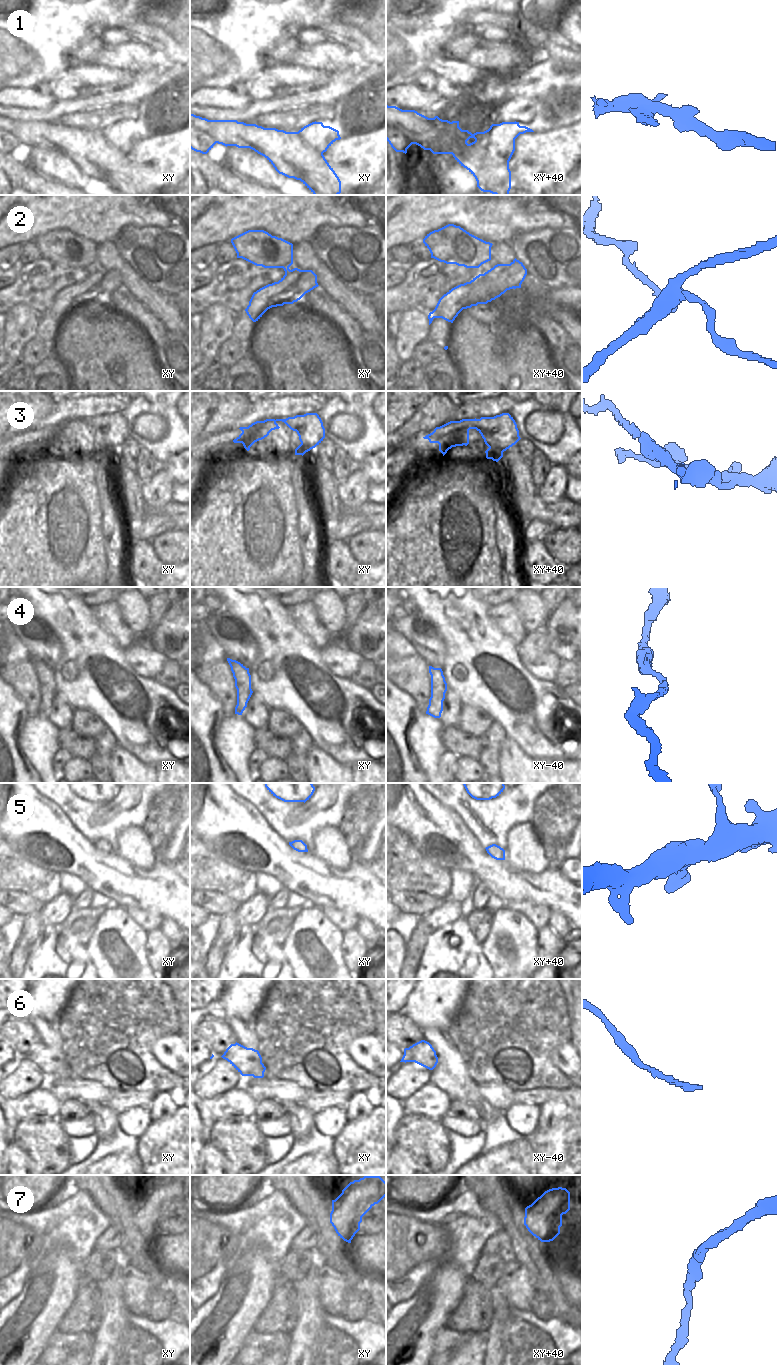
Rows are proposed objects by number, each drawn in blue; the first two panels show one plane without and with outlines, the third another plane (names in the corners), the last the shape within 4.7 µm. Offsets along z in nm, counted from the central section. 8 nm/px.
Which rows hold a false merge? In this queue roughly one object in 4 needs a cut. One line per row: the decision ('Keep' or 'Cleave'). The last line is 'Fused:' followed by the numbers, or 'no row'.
1: Keep
2: Cleave
3: Cleave
4: Keep
5: Keep
6: Keep
7: Keep
Fused: 2, 3

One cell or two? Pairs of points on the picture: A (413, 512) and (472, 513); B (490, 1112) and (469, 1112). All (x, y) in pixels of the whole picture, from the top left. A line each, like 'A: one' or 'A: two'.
A: one
B: two

